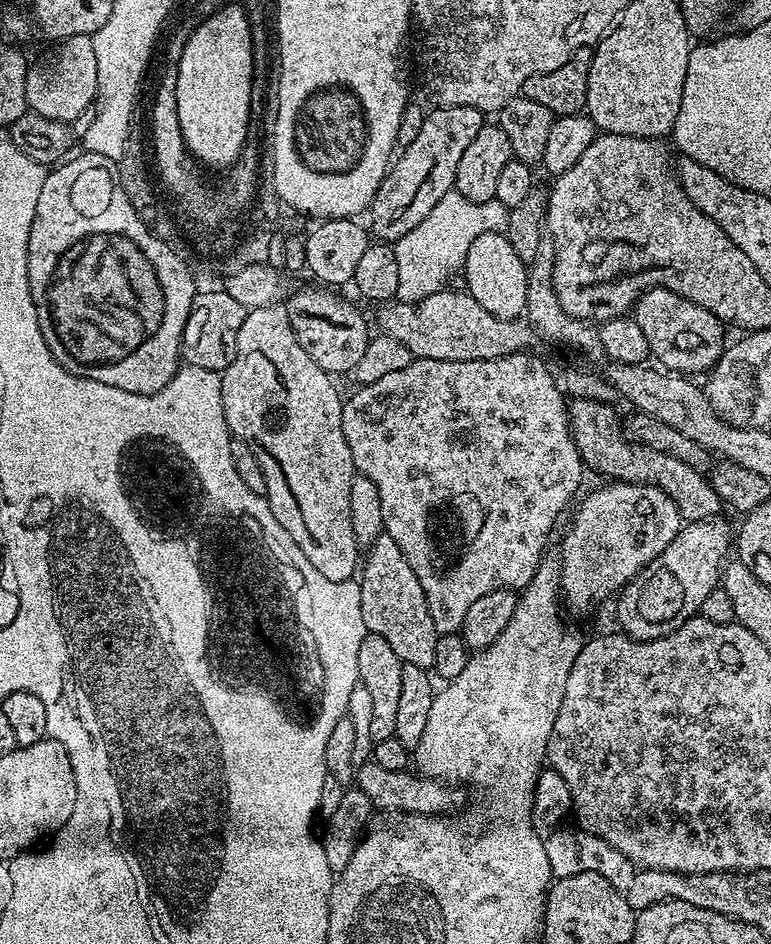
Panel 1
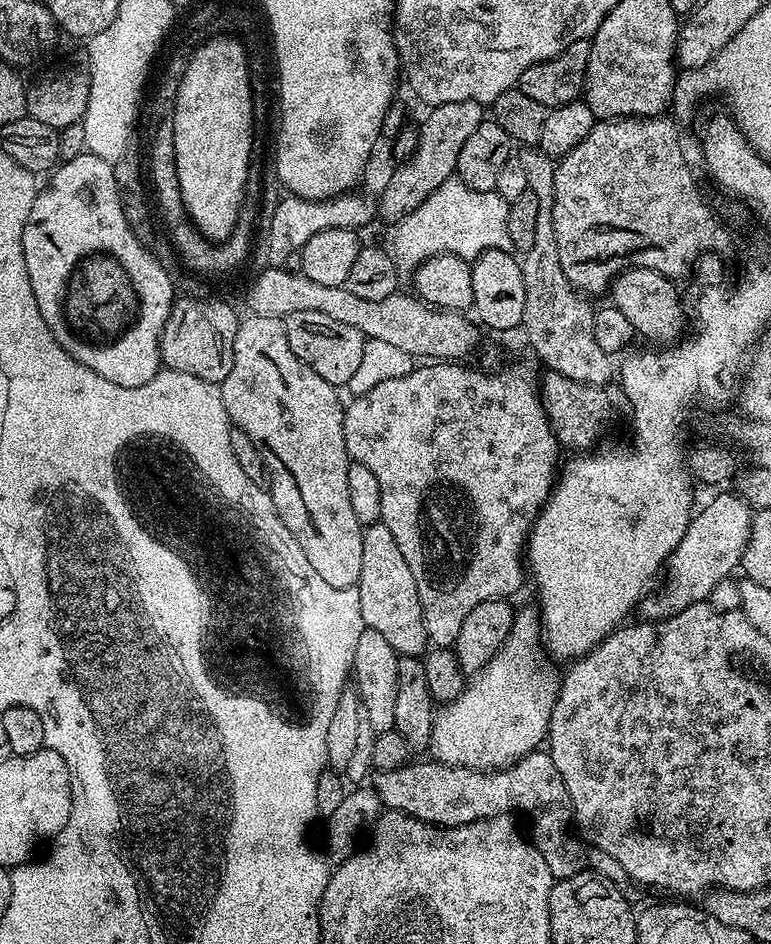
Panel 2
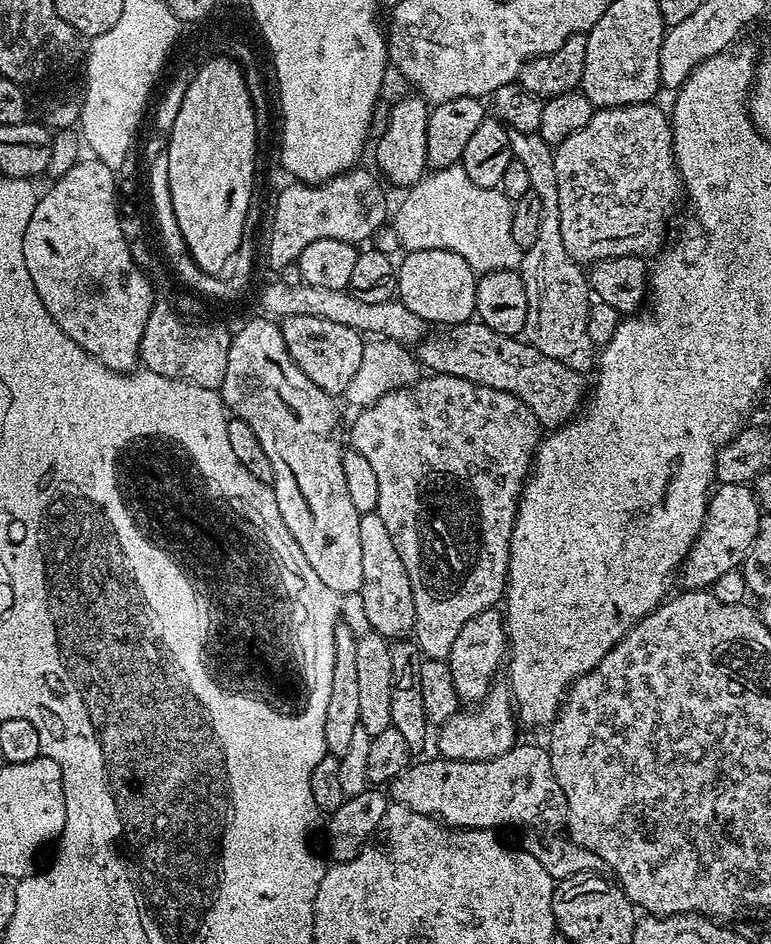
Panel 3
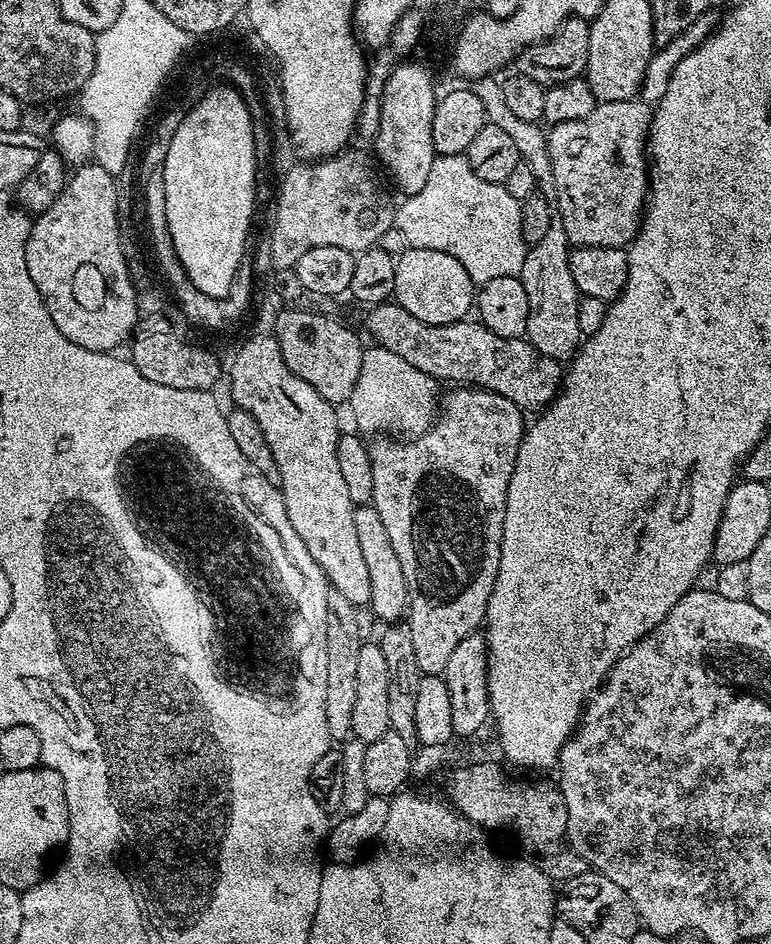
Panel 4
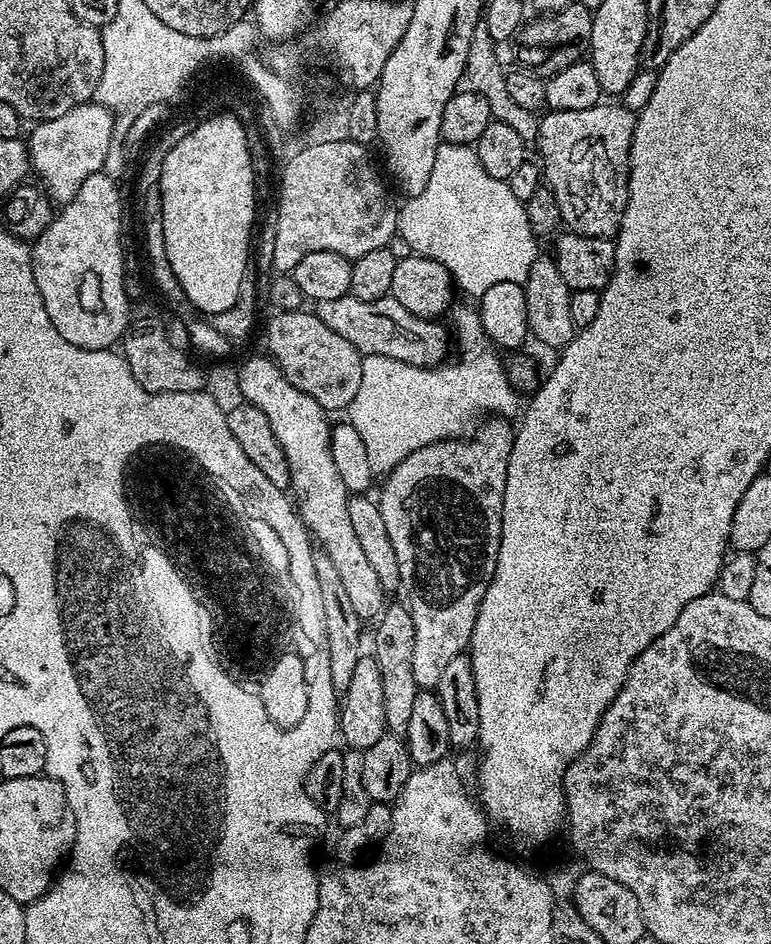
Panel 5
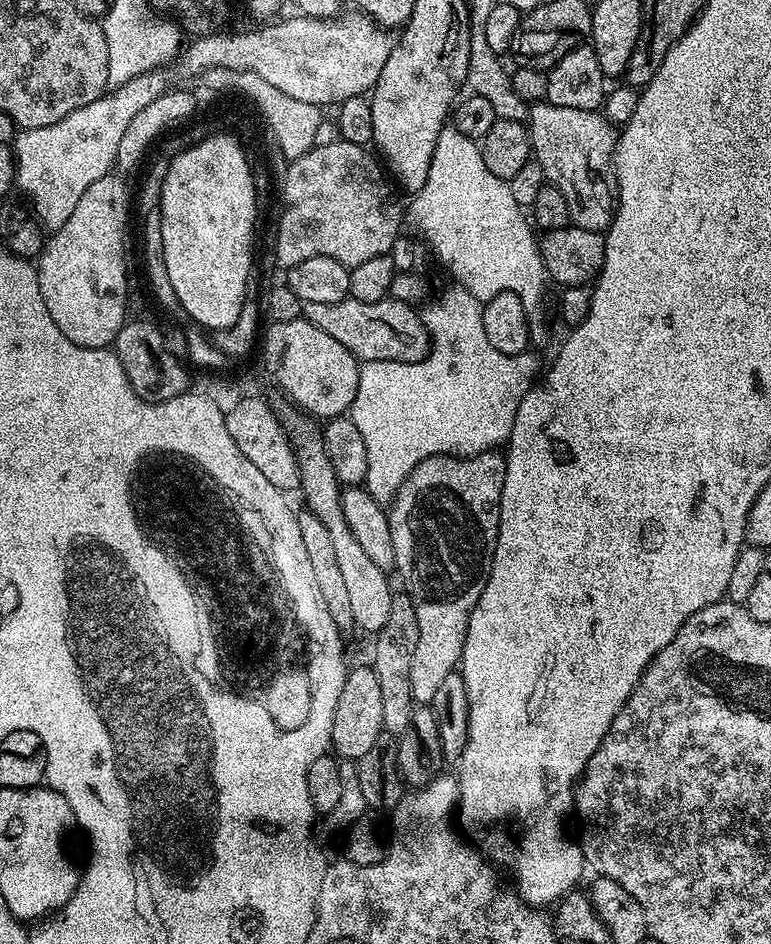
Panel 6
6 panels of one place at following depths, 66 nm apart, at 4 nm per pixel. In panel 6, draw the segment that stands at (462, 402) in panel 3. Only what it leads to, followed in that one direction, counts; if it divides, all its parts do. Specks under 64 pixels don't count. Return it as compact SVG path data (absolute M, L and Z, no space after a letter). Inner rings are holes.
M496 450L482 452L476 456L430 456L404 479L402 486L396 491L395 500L390 505L390 538L394 538L394 558L396 559L394 568L395 571L400 571L400 576L404 579L403 591L407 592L408 597L414 602L414 614L418 618L418 646L414 649L414 658L410 662L412 699L417 705L431 705L438 685L445 680L446 674L457 671L462 658L462 646L466 642L466 626L470 622L472 608L478 602L478 598L486 586L488 571L492 569L492 559L498 538L498 522L500 521L500 499L502 498L502 486L505 478L504 456Z

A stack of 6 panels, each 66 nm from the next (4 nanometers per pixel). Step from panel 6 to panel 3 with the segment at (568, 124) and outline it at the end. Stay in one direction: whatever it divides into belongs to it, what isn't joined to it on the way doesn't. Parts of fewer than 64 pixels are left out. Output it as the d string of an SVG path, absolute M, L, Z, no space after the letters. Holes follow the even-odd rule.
M649 102L595 109L582 130L555 145L554 169L558 180L562 241L572 261L581 266L619 256L644 258L647 252L656 254L665 247L664 227L680 196L682 200L682 181L672 145L672 121L669 113L658 105Z

